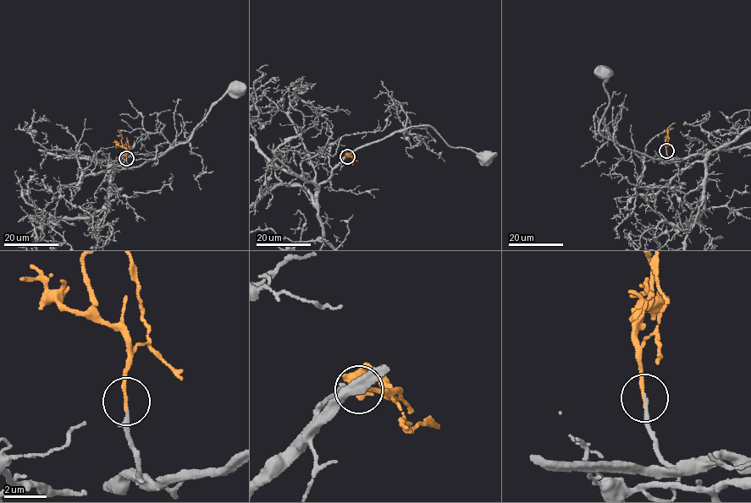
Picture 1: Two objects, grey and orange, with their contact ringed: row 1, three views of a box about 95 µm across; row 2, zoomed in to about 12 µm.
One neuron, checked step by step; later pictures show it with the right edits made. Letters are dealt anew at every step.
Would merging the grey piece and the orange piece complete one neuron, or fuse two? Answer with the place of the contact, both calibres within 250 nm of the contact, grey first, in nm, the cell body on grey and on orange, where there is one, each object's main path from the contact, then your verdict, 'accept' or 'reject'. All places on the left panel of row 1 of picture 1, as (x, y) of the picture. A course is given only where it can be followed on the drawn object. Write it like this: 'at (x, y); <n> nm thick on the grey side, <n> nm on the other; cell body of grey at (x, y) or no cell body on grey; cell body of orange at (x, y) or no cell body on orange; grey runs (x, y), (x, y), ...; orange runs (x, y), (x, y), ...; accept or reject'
at (126, 158); 170 nm thick on the grey side, 180 nm on the other; cell body of grey at (237, 89); no cell body on orange; grey runs (126, 157), (129, 168), (137, 167), (185, 144), (218, 100), (238, 89); orange runs (126, 157), (126, 150), (118, 130); accept

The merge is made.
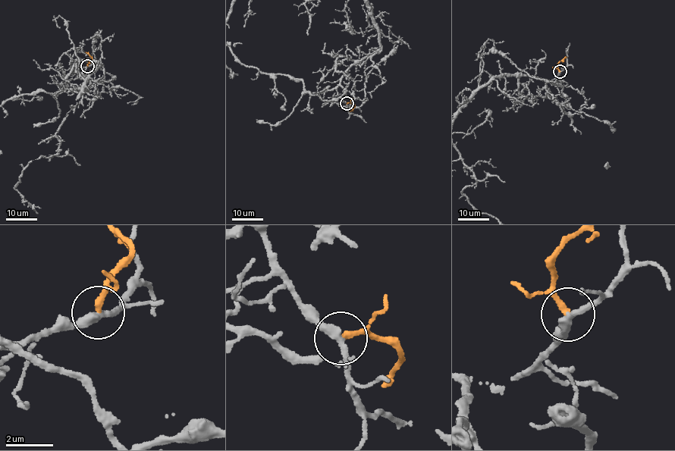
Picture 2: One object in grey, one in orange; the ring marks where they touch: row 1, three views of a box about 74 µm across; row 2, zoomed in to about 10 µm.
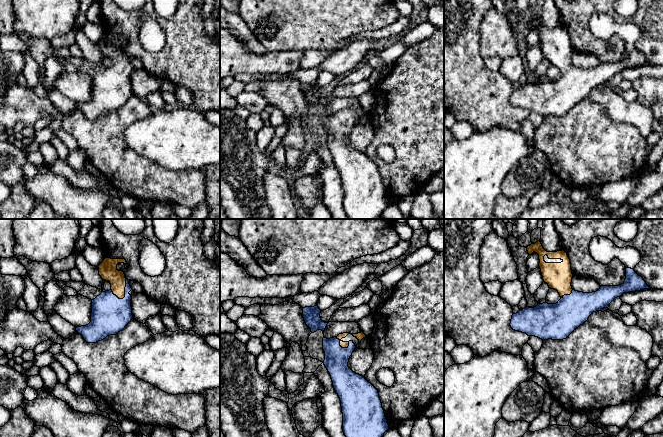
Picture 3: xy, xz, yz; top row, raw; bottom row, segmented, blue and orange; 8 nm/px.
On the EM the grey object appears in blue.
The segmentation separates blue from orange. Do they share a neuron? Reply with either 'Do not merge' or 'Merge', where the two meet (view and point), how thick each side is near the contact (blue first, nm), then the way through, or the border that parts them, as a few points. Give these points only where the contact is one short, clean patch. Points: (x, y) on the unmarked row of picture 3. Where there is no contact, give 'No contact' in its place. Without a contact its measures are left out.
Merge. Touches blue at xy (125, 66). Thickness 300 nm (blue) against 150 nm. Path across: xy (110, 91), (125, 66), (108, 47)

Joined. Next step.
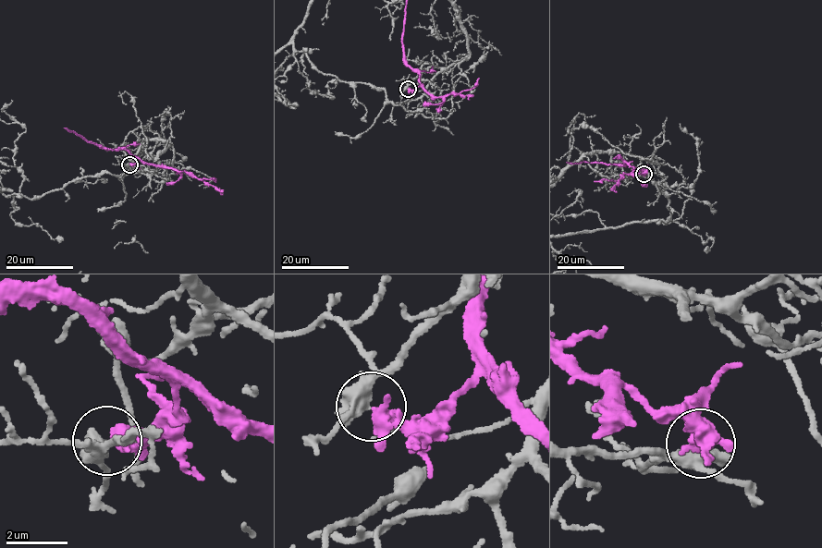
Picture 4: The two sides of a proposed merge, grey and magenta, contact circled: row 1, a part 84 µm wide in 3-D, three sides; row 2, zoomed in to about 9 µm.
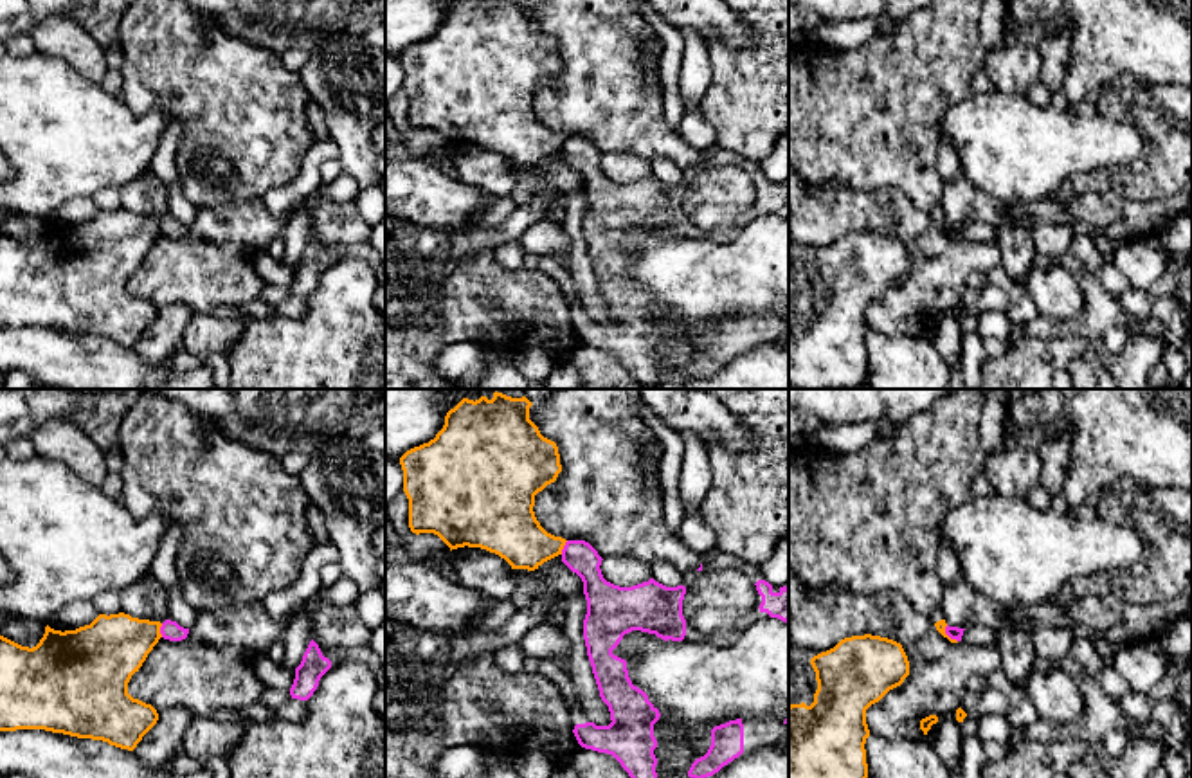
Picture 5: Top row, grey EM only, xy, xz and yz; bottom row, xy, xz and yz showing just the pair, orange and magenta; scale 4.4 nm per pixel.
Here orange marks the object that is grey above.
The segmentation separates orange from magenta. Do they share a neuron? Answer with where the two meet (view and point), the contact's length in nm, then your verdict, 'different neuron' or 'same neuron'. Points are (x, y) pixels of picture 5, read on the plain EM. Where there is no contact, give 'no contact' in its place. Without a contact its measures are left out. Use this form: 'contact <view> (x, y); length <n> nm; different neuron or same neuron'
contact xy (159, 227); length 60 nm; different neuron

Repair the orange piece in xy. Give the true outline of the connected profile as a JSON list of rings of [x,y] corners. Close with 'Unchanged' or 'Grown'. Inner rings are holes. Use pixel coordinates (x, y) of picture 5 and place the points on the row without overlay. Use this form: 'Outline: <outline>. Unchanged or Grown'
Outline: [[[119,209],[99,211],[76,227],[47,222],[32,245],[0,232],[0,328],[45,326],[133,348],[157,321],[158,310],[133,295],[128,279],[162,234],[160,223],[160,218]]]. Unchanged

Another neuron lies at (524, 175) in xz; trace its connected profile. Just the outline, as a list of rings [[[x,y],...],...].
[[[513,166],[513,173],[517,180],[531,193],[535,194],[538,189],[546,187],[547,182],[544,176],[537,175],[533,167],[528,166]]]

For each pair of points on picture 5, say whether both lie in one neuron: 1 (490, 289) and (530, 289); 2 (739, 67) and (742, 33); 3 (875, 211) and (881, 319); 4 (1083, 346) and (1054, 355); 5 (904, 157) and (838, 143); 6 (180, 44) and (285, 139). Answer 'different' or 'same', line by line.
1: same
2: different
3: same
4: same
5: same
6: same

